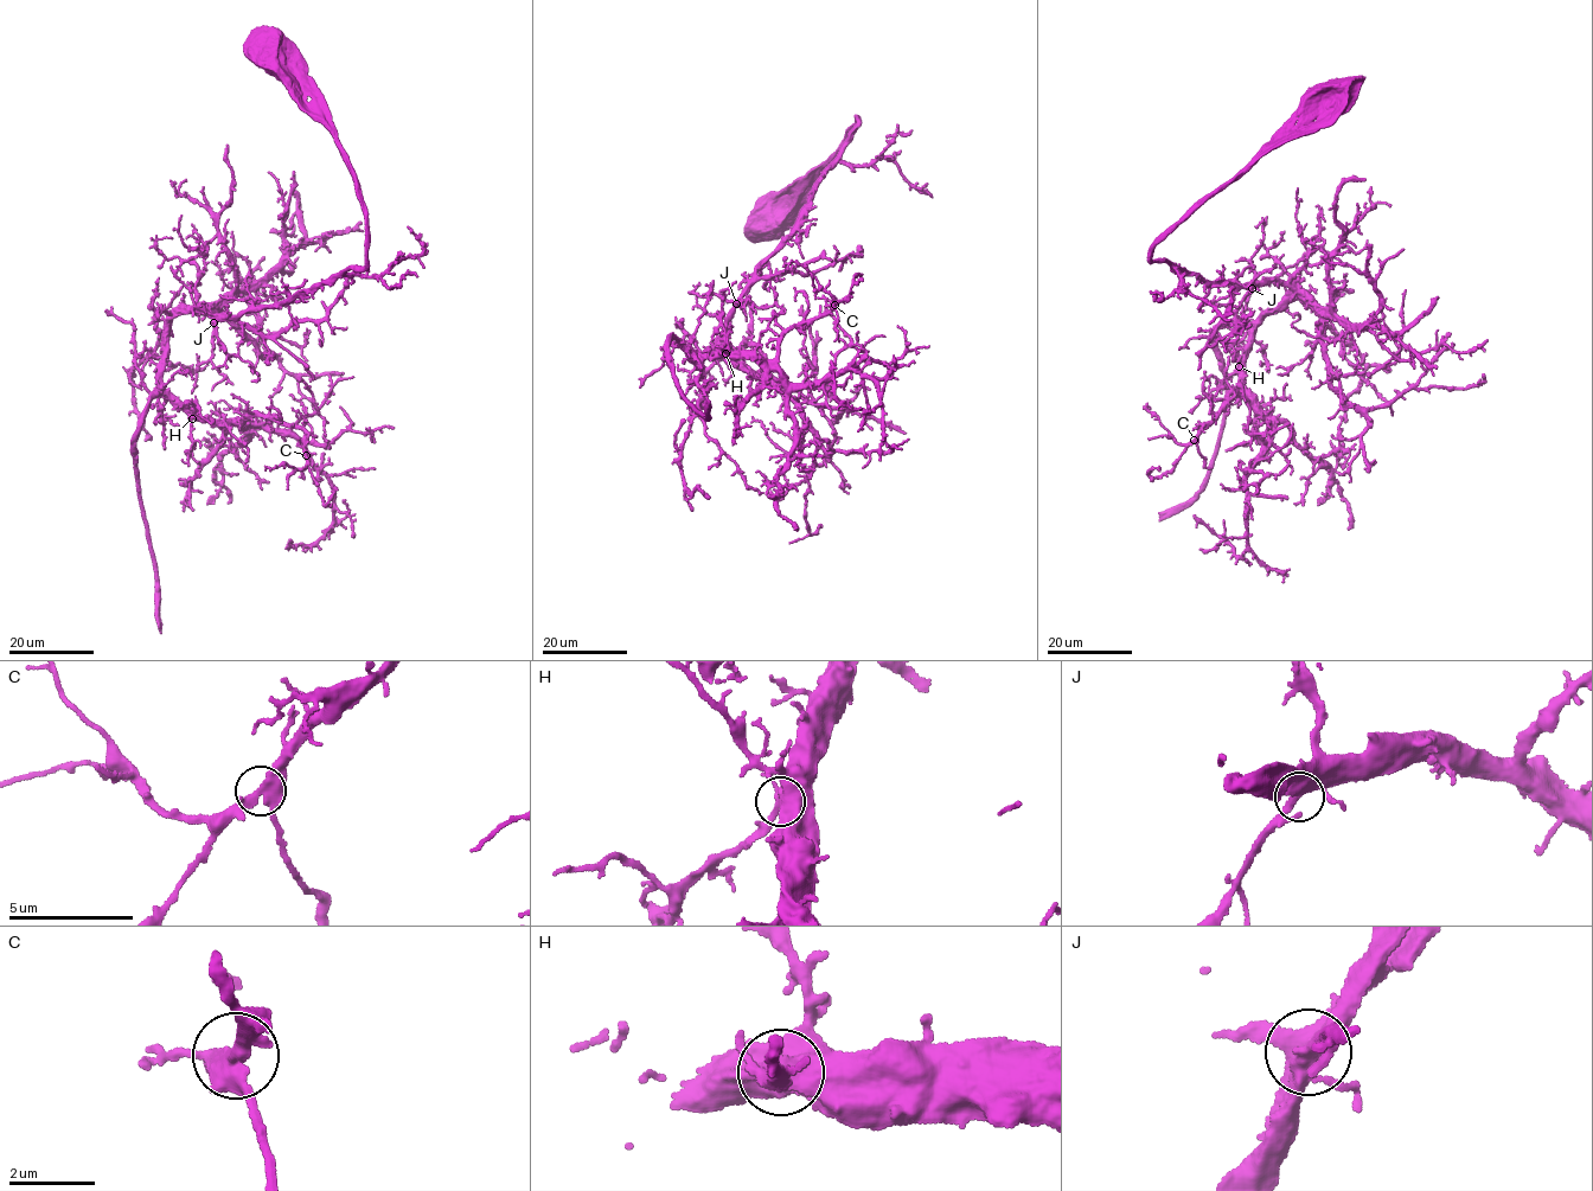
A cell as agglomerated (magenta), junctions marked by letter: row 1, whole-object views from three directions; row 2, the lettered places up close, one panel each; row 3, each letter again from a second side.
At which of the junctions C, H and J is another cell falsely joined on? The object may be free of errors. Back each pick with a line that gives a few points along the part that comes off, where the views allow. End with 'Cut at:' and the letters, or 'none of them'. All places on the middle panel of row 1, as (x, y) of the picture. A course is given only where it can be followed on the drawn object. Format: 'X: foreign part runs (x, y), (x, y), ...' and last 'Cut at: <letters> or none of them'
Cut at: none of them

